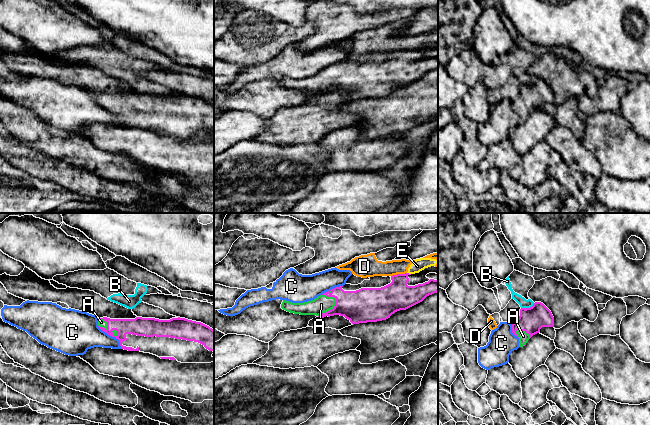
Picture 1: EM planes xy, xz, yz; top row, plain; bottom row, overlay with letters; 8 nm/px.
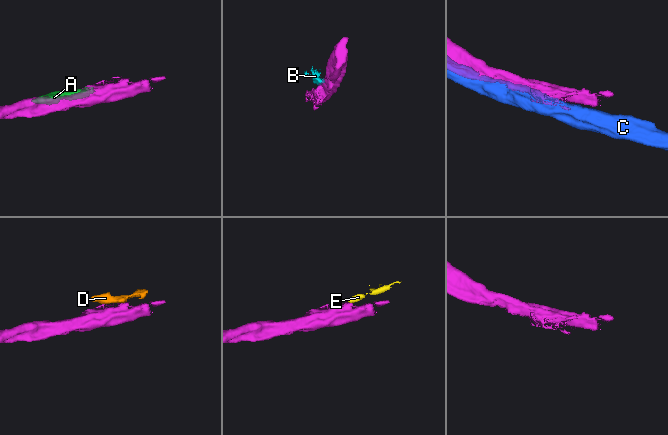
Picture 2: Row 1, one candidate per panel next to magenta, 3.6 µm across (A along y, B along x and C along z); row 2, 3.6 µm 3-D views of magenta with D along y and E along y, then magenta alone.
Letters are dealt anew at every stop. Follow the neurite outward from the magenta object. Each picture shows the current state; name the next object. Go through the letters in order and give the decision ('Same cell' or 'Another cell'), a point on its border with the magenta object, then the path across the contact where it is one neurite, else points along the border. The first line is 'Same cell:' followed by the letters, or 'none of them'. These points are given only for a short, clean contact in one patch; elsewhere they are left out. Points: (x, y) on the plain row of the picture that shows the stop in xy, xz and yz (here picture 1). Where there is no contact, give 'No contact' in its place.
Same cell: A
A: Same cell. Touches magenta at xz (331, 85)
B: Another cell. Touches magenta at yz (527, 84). Boundary: yz (534, 79), (529, 83), (521, 84)
C: Another cell. Touches magenta at xy (112, 112)
D: Another cell. Touches magenta at xz (398, 50). Boundary: xz (406, 48), (391, 52)
E: Another cell. Touches magenta at xz (408, 49). Boundary: xz (407, 48), (410, 50)

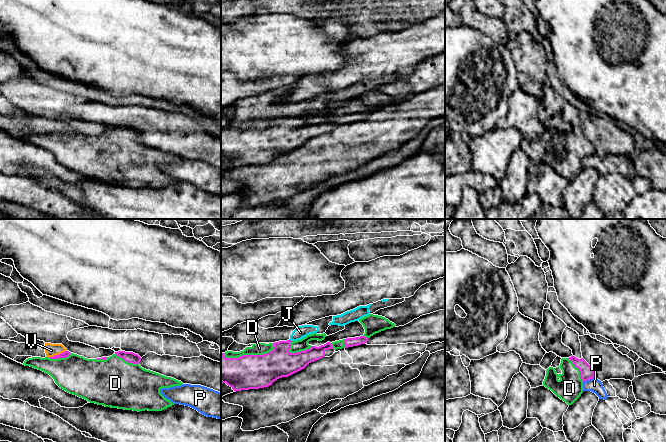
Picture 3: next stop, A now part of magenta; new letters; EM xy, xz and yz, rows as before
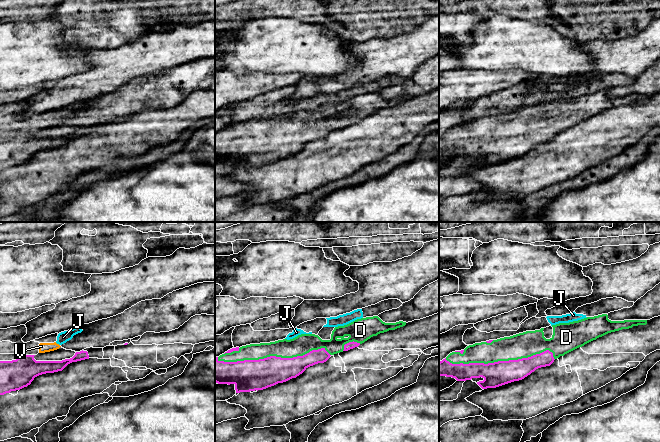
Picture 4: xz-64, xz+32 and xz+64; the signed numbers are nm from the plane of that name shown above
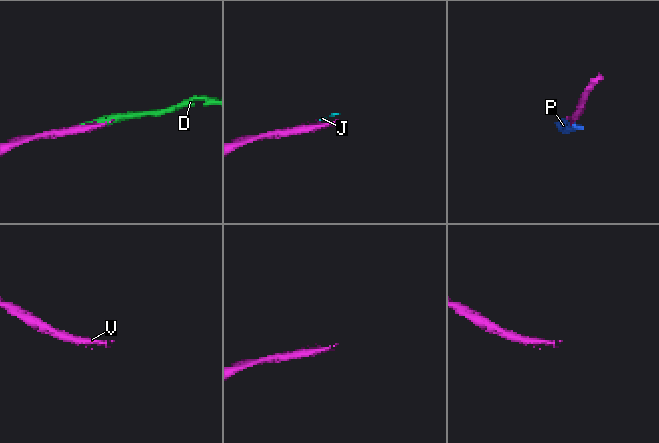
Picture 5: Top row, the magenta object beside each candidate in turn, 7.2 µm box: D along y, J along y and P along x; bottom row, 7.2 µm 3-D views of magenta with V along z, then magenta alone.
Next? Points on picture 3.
Same cell: D
D: Same cell. Touches magenta at xz (248, 131)
J: Another cell. Touches magenta at xz (290, 116). Boundary: xz (289, 115), (292, 117)
P: Another cell. Touches magenta at yz (588, 155). Boundary: yz (594, 152), (583, 158)
V: Another cell. Touches magenta at xy (57, 131). Boundary: xy (66, 126), (48, 133)

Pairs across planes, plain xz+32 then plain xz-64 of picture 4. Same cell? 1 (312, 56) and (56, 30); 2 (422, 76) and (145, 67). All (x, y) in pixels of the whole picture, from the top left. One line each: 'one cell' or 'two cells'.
1: one cell
2: two cells

